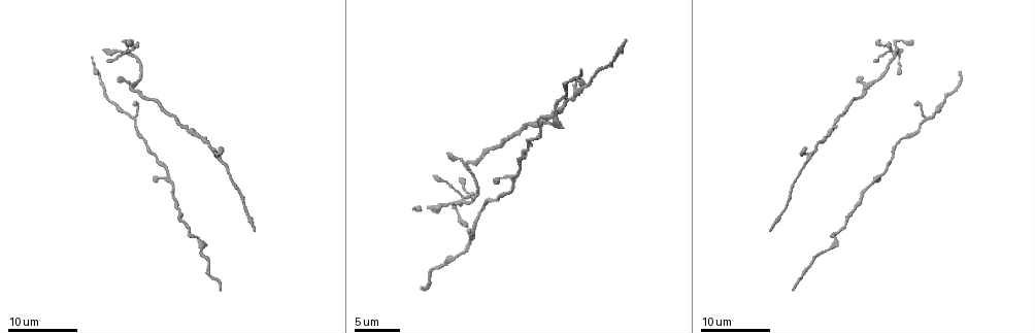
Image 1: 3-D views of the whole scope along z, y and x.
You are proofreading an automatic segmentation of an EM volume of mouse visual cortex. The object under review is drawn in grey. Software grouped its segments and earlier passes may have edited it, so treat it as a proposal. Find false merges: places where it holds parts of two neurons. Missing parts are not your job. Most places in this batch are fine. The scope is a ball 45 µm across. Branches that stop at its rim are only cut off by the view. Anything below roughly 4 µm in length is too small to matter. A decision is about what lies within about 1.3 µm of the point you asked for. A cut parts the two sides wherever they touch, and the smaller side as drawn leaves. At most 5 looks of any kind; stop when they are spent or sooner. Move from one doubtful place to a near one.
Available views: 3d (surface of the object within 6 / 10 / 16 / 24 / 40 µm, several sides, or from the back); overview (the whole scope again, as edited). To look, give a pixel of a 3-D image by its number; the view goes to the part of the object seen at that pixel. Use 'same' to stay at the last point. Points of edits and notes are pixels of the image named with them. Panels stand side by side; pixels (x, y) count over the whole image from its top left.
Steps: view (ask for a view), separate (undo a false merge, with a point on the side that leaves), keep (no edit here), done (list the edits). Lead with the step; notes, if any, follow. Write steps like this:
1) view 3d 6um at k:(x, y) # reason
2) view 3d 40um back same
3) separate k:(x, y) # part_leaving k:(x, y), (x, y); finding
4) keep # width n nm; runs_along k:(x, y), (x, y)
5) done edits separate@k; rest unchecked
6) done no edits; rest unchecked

view 3d 24um at 1:(926, 120) # side arm on a straight run

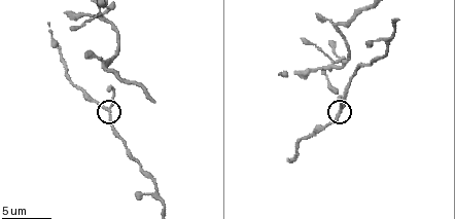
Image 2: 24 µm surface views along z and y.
view 3d 6um at 2:(340, 112)

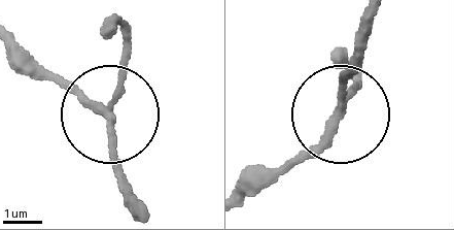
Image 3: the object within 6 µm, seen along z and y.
keep # arms 3; runs_along 3:(117, 25), (127, 55), (111, 110), (88, 107), (42, 68); all the same neuron

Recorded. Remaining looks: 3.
view 3d 24um at 1:(826, 136)

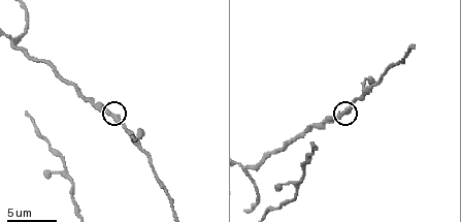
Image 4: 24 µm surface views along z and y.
view 3d 10um at 4:(112, 115) # zoom in

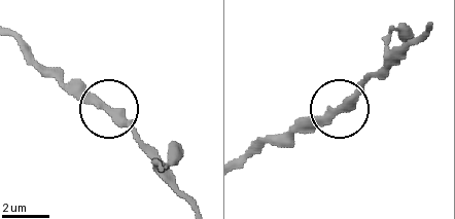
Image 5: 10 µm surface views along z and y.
keep # continuous, no second neuron

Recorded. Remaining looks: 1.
done no edits; rest unchecked

